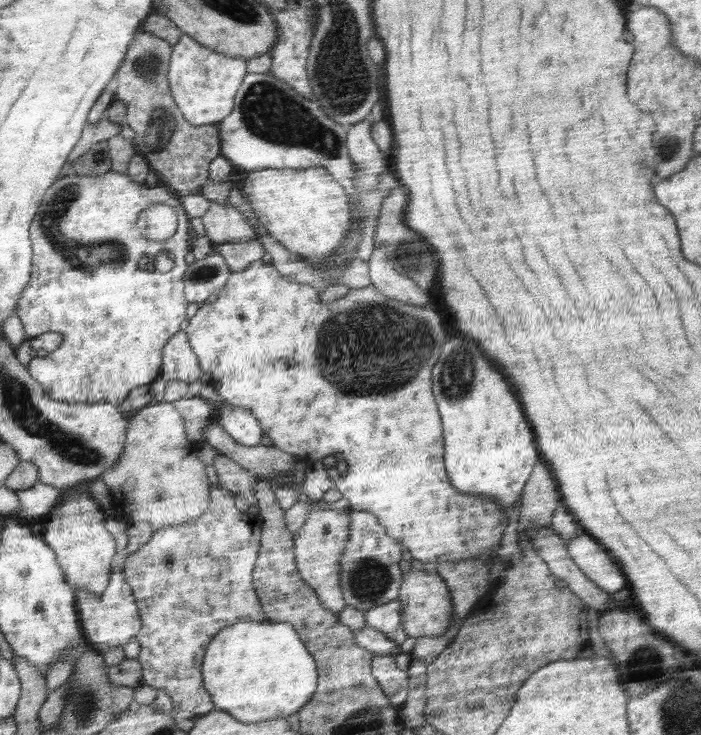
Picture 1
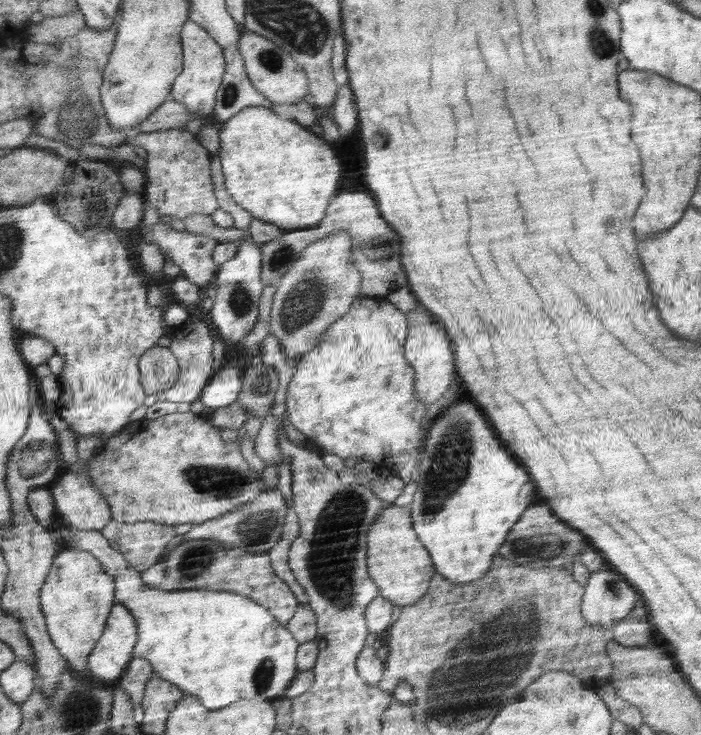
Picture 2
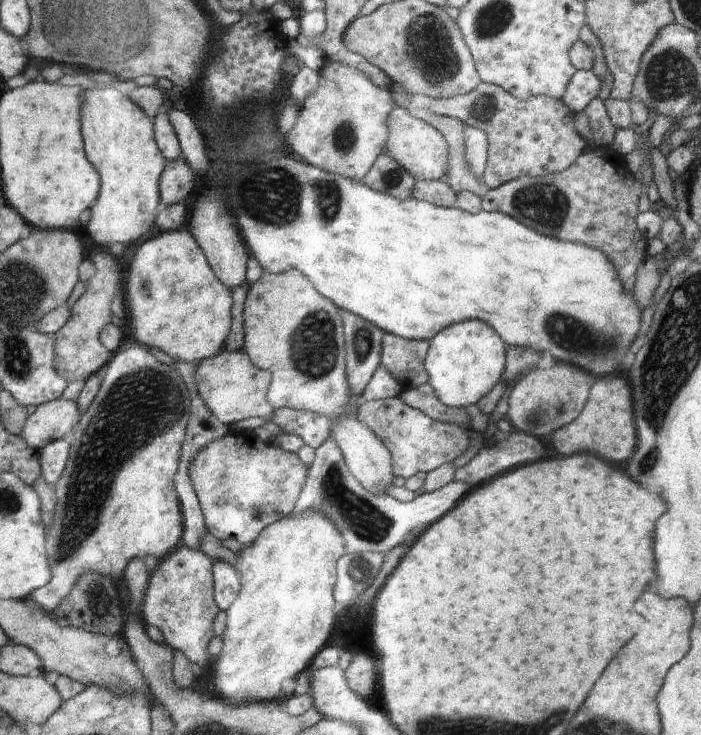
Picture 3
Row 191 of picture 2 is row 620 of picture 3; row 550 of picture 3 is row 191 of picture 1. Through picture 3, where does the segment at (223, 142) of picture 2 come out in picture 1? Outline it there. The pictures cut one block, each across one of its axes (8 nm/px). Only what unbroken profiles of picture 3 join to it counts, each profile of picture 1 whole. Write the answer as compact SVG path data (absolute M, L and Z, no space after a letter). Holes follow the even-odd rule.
M324 167L248 171L241 192L250 202L252 210L256 213L260 224L264 225L267 233L284 248L295 252L300 258L310 261L314 266L322 264L328 257L331 257L351 229L351 216L354 210L351 210L347 191Z

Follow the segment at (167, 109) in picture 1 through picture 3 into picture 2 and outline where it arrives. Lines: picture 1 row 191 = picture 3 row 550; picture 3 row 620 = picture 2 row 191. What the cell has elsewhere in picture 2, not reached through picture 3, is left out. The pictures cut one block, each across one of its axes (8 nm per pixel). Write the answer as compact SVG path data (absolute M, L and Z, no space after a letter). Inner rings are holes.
M186 130L151 132L138 135L139 144L147 150L146 159L146 202L158 208L161 218L184 218L191 214L209 215L218 208L214 194L214 185L210 178L210 154L197 137Z

